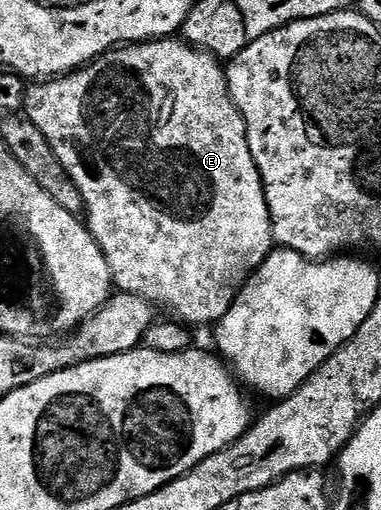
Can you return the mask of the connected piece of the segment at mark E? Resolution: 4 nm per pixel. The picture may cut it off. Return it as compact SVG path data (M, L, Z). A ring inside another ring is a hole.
M182 38L123 44L121 48L111 48L103 56L97 56L92 63L77 68L75 72L55 76L52 80L31 83L26 89L24 116L38 127L44 138L48 138L48 146L52 146L64 170L72 178L72 182L76 182L85 208L85 223L92 238L106 255L113 287L117 291L144 298L159 309L167 308L170 311L167 313L174 320L187 326L217 325L224 314L228 314L232 302L238 297L238 291L246 285L251 274L265 262L275 247L260 170L252 158L252 150L248 150L246 123L240 110L232 102L226 85L226 70L218 57L187 44Z

